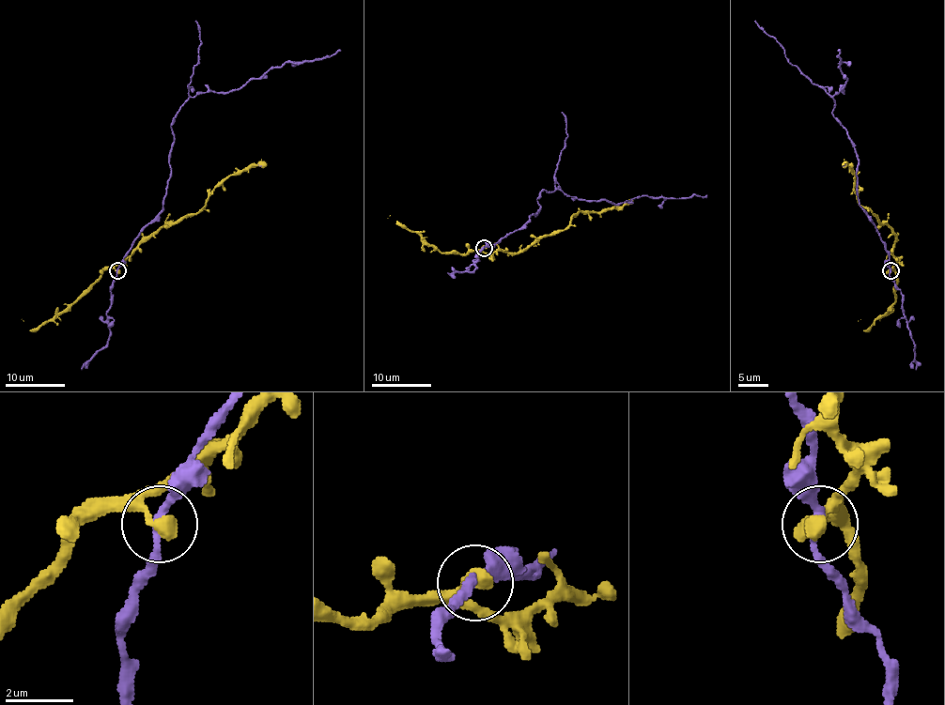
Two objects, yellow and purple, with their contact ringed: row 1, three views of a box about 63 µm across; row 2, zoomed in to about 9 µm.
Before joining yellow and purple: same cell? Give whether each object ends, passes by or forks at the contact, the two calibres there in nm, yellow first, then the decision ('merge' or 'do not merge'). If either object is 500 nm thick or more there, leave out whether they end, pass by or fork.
yellow ends; purple passes by; calibres 420 and 240 nm; merge

